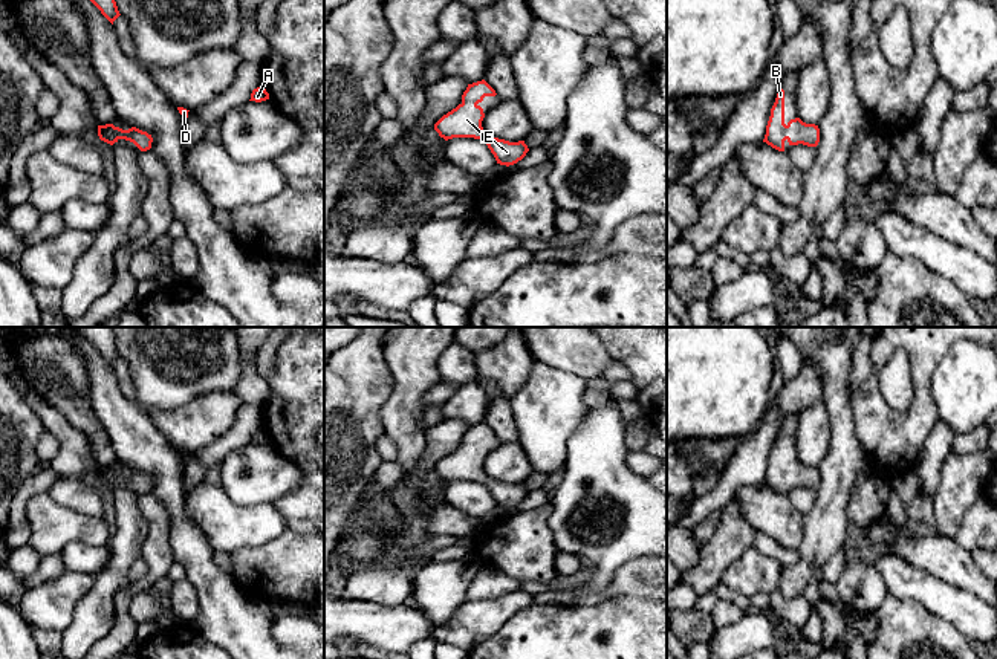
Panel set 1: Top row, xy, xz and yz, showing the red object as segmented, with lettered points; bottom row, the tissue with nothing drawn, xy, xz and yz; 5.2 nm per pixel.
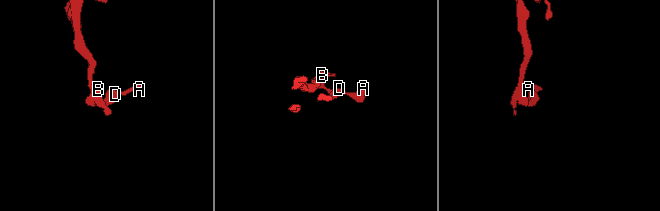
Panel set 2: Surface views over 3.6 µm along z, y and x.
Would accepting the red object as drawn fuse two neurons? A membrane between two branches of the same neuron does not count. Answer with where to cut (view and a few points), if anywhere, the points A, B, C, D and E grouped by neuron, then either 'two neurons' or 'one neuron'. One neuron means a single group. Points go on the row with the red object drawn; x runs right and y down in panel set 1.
no cut; A B C D E; one neuron

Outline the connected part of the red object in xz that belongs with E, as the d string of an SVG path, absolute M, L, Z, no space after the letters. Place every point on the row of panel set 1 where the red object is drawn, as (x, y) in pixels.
M485 80L468 84L462 95L462 102L443 115L434 124L434 130L445 141L453 138L482 139L494 154L497 164L509 167L521 161L529 148L524 141L509 142L485 133L482 127L485 113L479 104L485 96L495 95L495 90Z

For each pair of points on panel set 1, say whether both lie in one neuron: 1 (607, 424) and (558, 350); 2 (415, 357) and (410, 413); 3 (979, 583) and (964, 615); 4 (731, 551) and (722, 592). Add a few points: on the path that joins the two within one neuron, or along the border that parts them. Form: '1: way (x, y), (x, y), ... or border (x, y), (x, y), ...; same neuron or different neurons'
1: border (601, 375), (592, 376), (587, 381); different neurons
2: way (415, 370), (410, 384), (410, 399); same neuron
3: border (941, 578), (974, 594), (980, 600); different neurons
4: border (720, 581), (711, 589); different neurons

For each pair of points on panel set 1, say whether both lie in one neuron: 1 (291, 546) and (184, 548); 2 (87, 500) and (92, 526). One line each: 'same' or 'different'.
1: different
2: different

